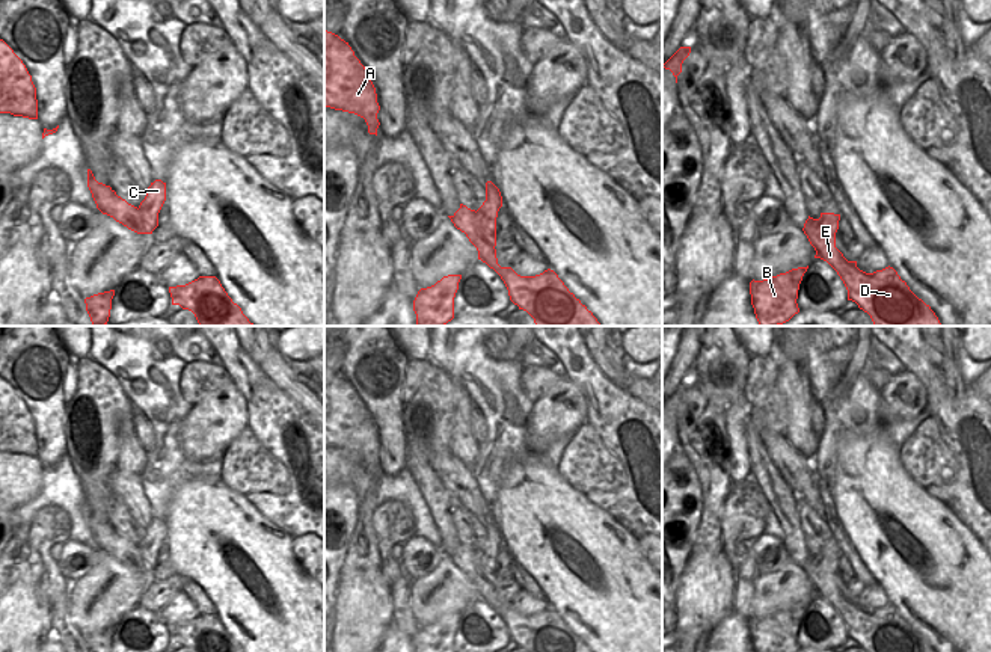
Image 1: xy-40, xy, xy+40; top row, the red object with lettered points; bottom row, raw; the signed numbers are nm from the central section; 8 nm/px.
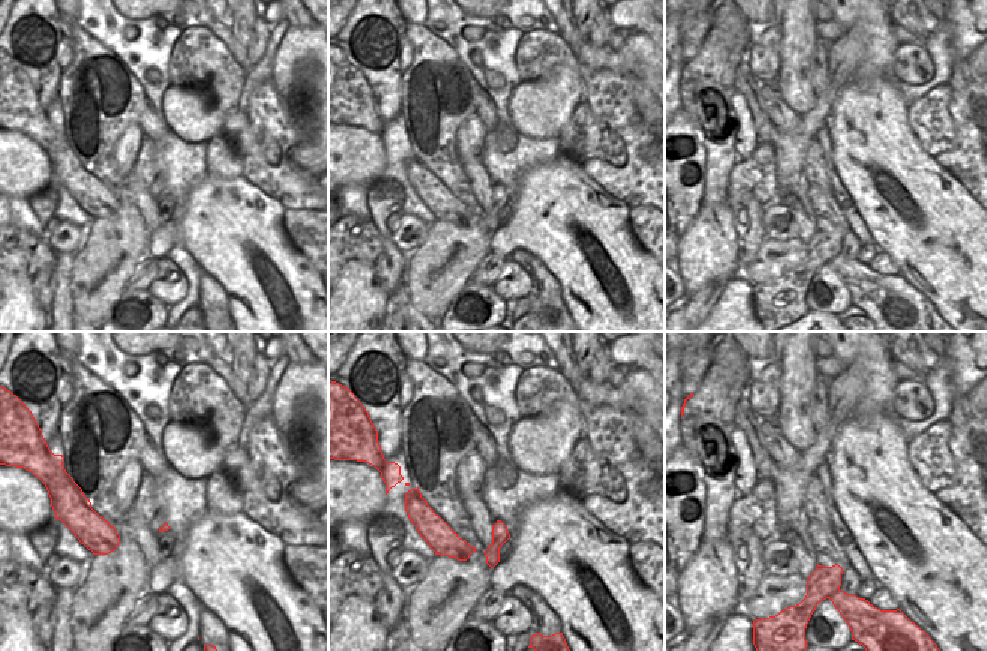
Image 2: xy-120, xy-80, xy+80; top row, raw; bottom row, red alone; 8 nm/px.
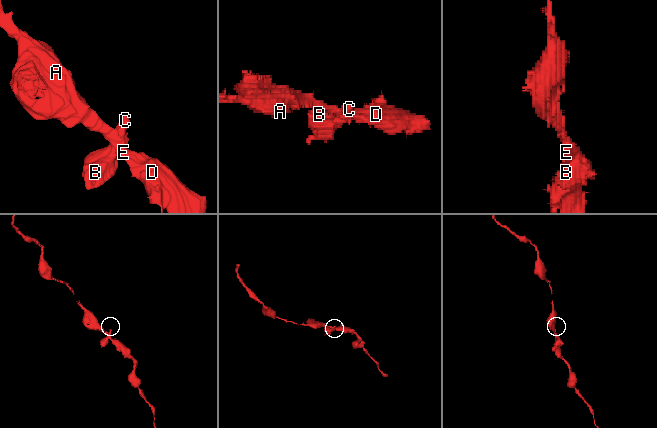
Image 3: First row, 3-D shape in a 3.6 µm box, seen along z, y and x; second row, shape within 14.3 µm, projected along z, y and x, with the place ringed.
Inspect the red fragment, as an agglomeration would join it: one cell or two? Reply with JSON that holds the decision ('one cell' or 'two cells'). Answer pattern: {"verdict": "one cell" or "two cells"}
{"verdict": "two cells"}

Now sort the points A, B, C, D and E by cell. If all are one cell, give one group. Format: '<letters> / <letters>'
A D E / B C

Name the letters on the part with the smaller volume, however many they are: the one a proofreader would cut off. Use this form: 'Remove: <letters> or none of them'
Remove: B, C.

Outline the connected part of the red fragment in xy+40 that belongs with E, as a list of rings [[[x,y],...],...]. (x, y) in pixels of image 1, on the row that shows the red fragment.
[[[808,216],[802,231],[818,258],[837,272],[848,290],[848,300],[867,312],[875,326],[943,326],[931,306],[910,290],[893,267],[873,273],[860,270],[857,261],[848,261],[836,248],[836,240],[818,234],[816,226],[818,220]]]

